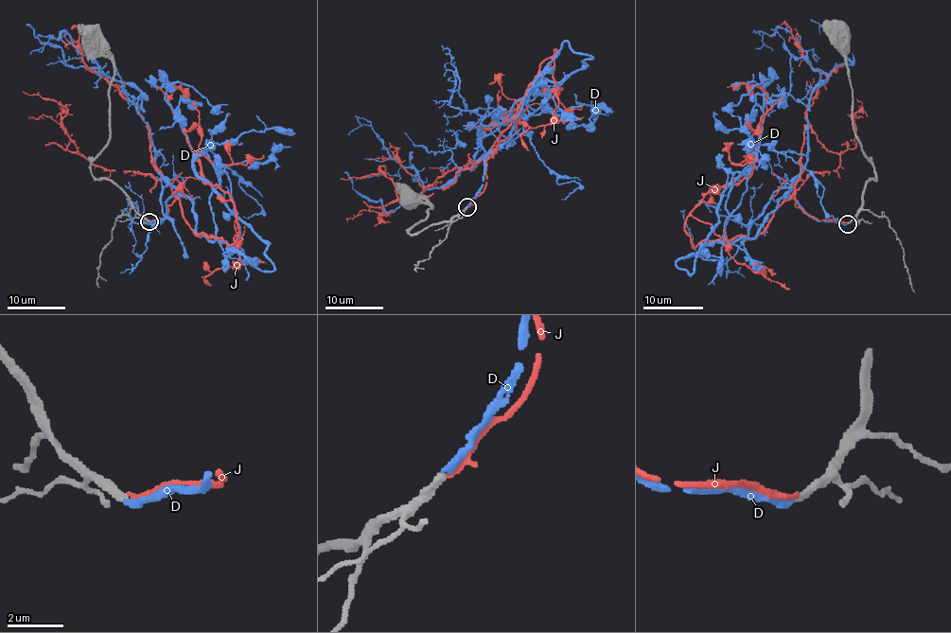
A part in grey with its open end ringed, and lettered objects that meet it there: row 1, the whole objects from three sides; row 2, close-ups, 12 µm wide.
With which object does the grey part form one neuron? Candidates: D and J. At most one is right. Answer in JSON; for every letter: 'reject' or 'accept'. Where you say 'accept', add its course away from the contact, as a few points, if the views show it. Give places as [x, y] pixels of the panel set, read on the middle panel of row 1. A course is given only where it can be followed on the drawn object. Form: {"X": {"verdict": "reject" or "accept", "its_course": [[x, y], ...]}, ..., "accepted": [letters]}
{"D": {"verdict": "accept", "its_course": [[466, 206], [534, 87], [525, 119], [483, 125], [493, 133], [532, 85]]}, "J": {"verdict": "reject"}, "accepted": ["D"]}

